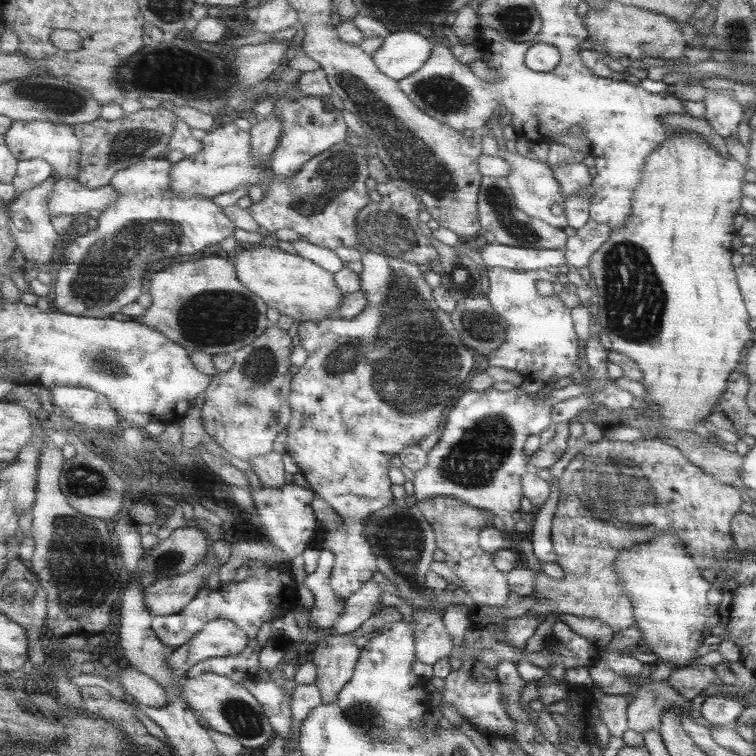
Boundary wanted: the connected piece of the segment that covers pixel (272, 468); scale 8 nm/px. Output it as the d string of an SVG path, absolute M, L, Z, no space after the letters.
M273 450L269 456L261 456L255 458L251 468L253 474L261 480L263 488L271 488L271 490L283 490L287 488L287 472L283 468L283 450Z

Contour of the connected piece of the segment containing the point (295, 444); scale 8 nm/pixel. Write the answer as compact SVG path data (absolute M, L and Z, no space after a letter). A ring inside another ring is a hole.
M365 252L363 254L363 272L361 272L361 290L367 296L367 308L361 316L353 318L353 320L325 320L325 322L301 322L299 324L299 344L303 344L303 348L309 352L309 360L303 368L299 368L299 372L295 374L293 382L291 382L291 398L289 404L293 408L293 418L289 428L285 430L287 434L287 444L285 444L285 452L291 454L293 462L297 464L299 472L305 476L305 480L311 484L311 490L317 492L317 498L325 500L327 504L331 504L335 508L335 512L343 518L343 526L335 528L335 530L327 530L323 534L323 548L331 550L335 560L333 560L333 590L341 596L341 598L349 598L353 594L357 594L367 582L373 580L375 572L379 572L379 560L375 554L375 546L367 536L367 522L371 516L375 516L379 510L387 508L389 504L395 502L395 496L391 492L393 482L389 480L389 468L391 468L391 460L399 458L399 454L411 446L421 444L427 436L431 436L435 430L439 430L445 424L447 418L447 408L453 404L453 400L459 398L461 394L461 386L465 384L465 380L471 376L473 368L475 368L475 356L473 352L469 352L471 348L467 348L467 344L463 344L465 340L461 338L461 332L457 332L457 328L453 326L453 318L451 314L443 312L441 306L435 300L433 294L433 286L429 286L427 274L421 272L419 266L415 264L407 264L403 260L395 260L393 256L381 256L381 254L373 254L373 252Z

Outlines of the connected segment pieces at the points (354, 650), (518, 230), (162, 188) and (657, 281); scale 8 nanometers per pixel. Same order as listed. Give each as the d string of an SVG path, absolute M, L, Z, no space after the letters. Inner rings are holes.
M331 636L327 642L319 644L313 662L319 672L317 688L323 696L323 704L335 704L345 686L353 682L357 664L361 662L361 646L349 638Z
M483 178L481 184L481 228L483 232L491 232L497 244L505 244L511 248L527 248L527 250L561 250L569 246L569 236L563 228L549 226L539 218L531 218L521 212L513 200L513 190L509 188L507 178Z
M159 156L115 174L111 188L119 194L117 202L101 214L97 230L87 232L85 238L77 238L65 250L65 262L55 272L53 310L81 318L121 314L121 308L143 296L145 270L153 260L195 254L235 236L237 224L233 224L215 200L195 194L191 198L179 198L173 192L173 166L165 156Z
M677 128L673 136L669 136L657 150L653 150L645 162L645 168L641 172L641 182L637 184L637 190L633 192L633 200L631 200L631 216L625 224L625 228L617 228L611 232L611 238L605 246L601 246L589 264L591 270L591 278L597 284L597 304L601 306L599 312L599 322L597 326L603 330L603 334L609 336L611 340L611 352L621 352L631 356L641 370L645 372L645 384L649 390L649 400L647 400L647 408L645 412L651 412L651 416L655 416L659 422L667 424L669 428L675 430L689 430L693 428L693 424L699 424L703 418L707 418L713 412L713 406L719 402L721 394L725 392L727 386L727 378L731 372L741 368L741 358L745 348L751 344L751 330L747 326L747 310L745 310L745 302L743 296L739 292L737 280L735 280L735 268L731 266L731 256L733 256L733 238L737 236L735 232L735 218L737 212L741 208L741 198L743 198L743 186L745 186L745 166L741 166L739 162L735 162L733 158L727 158L723 154L719 154L699 132L689 130L689 128Z

